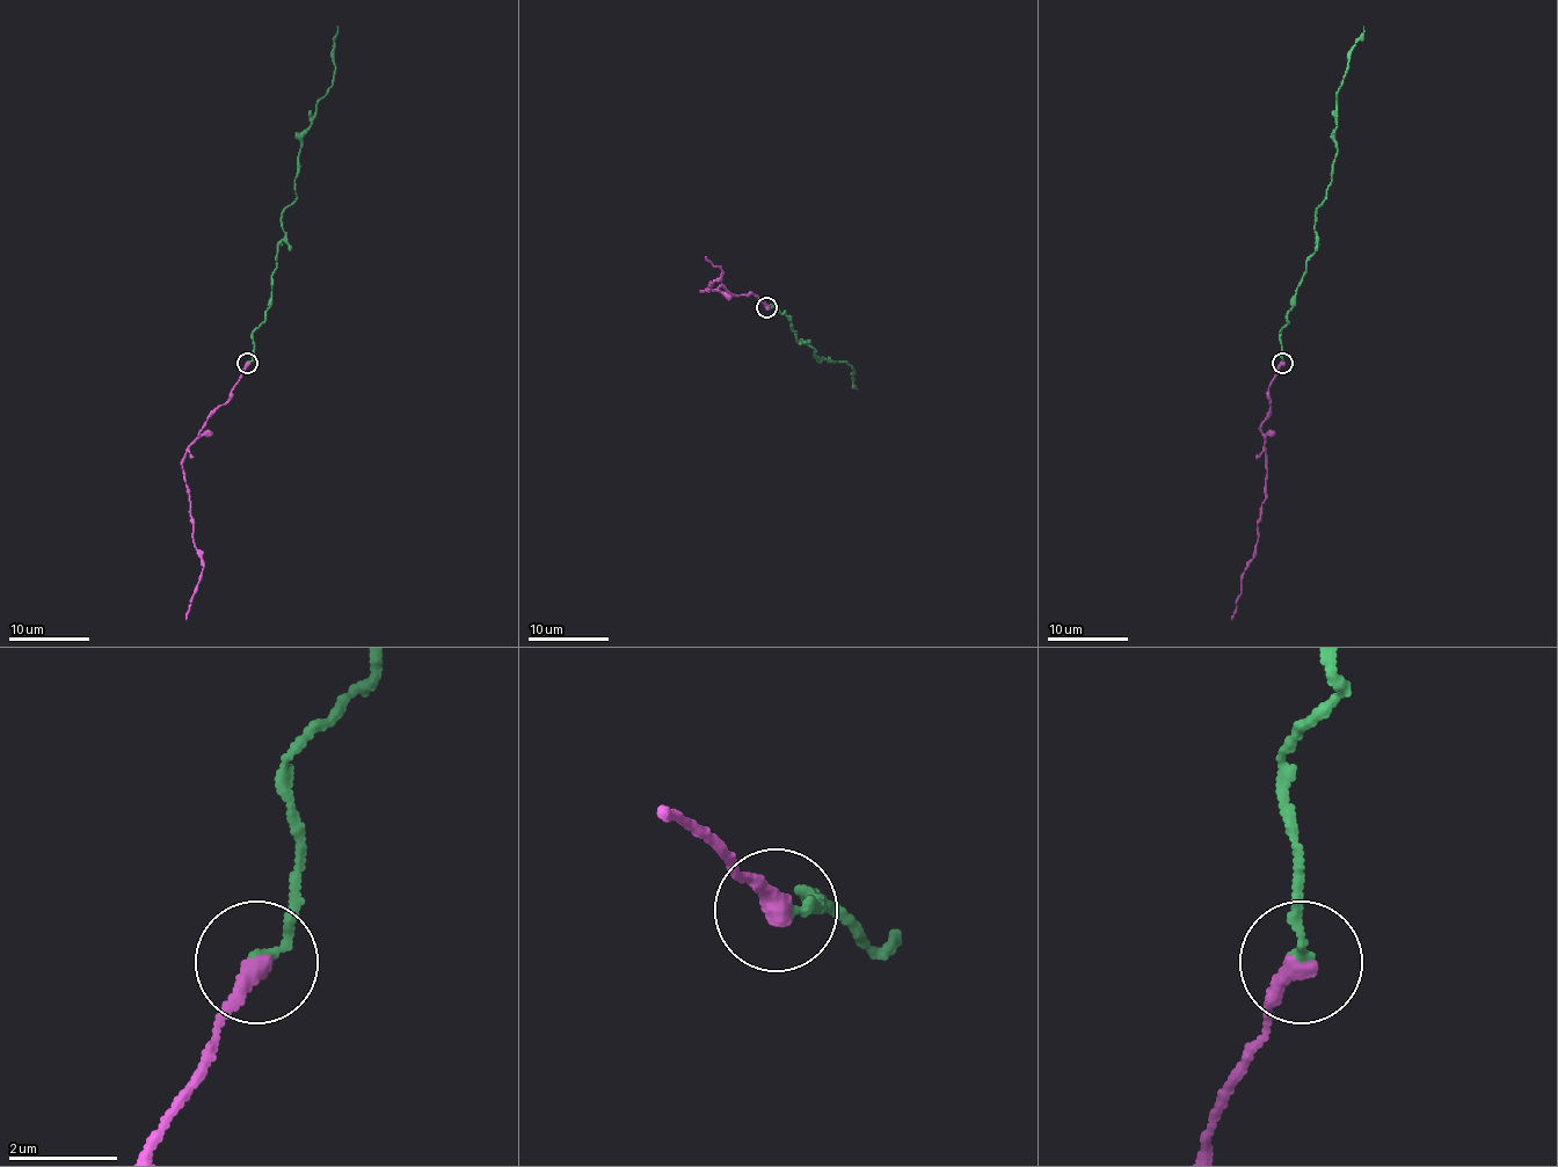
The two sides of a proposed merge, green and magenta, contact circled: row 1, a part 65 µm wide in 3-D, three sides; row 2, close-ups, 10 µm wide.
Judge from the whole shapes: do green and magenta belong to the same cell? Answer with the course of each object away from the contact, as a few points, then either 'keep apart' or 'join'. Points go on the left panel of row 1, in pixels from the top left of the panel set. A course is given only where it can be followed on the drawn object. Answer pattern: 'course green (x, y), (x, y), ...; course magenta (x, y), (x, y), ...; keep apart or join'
course green (247, 363), (269, 306), (285, 234), (282, 212), (296, 198), (300, 141), (333, 85), (339, 26); course magenta (247, 363), (231, 396), (188, 447), (182, 464), (190, 502), (193, 542), (202, 569), (186, 620); keep apart

